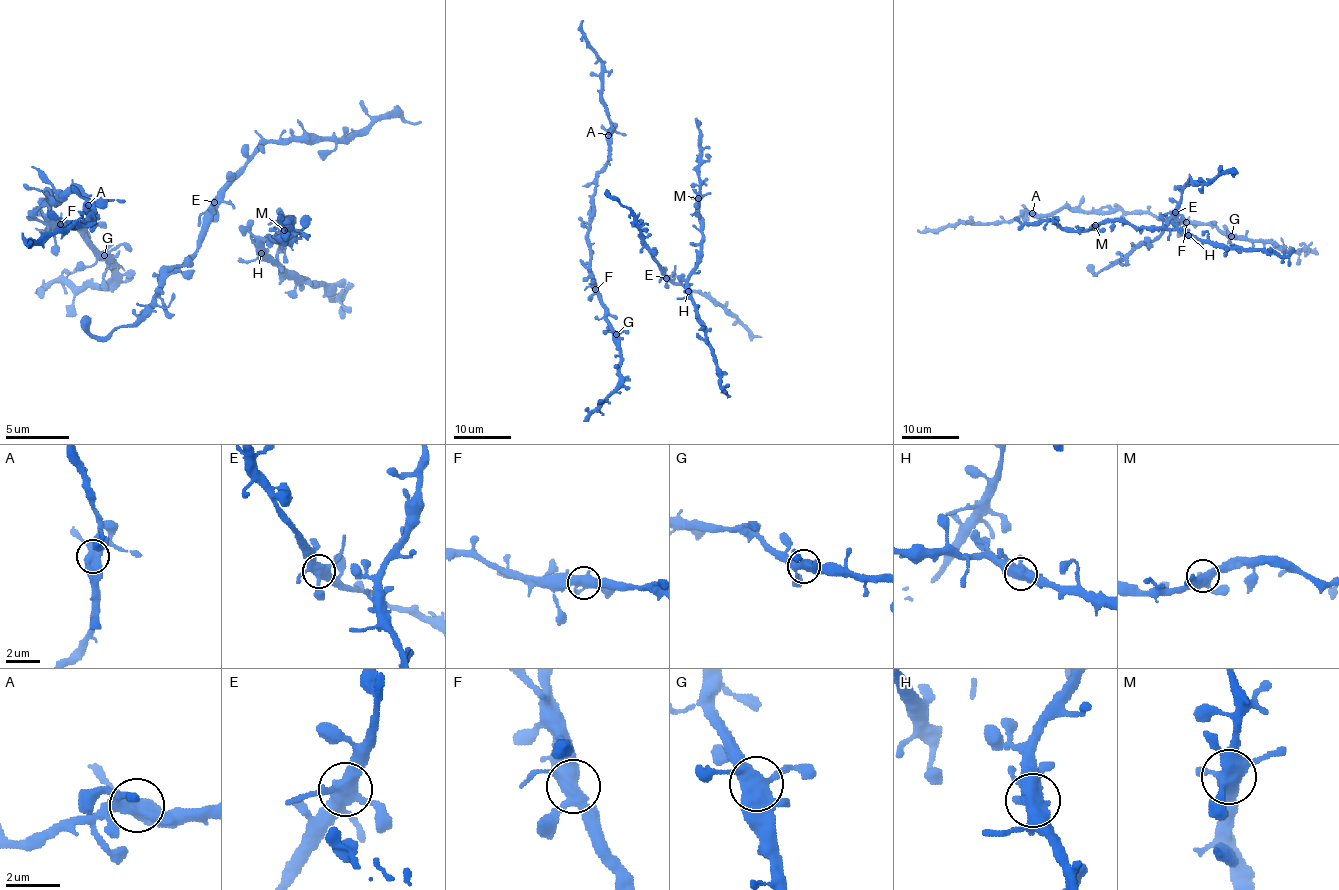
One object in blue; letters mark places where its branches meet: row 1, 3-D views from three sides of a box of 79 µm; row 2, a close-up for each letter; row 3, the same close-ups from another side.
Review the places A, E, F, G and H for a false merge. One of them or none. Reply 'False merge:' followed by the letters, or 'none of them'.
False merge: none of them

